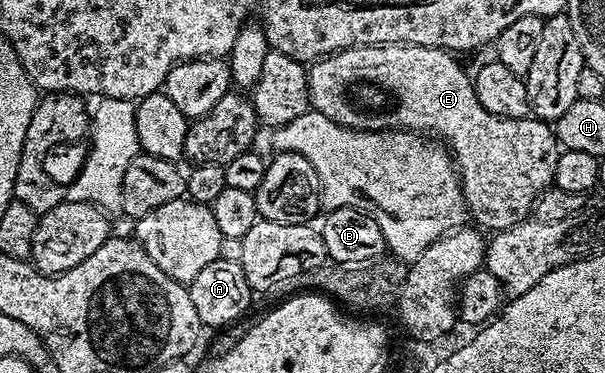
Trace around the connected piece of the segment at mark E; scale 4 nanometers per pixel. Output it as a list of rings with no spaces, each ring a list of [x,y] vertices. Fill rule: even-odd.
[[[356,46],[355,48],[347,48],[341,50],[338,54],[329,54],[326,58],[319,58],[312,63],[307,70],[307,93],[312,109],[318,110],[323,116],[327,116],[329,120],[335,120],[335,124],[346,126],[352,130],[411,130],[420,132],[425,136],[436,136],[447,147],[455,165],[458,175],[461,179],[461,191],[465,197],[465,209],[468,217],[473,218],[478,227],[485,232],[496,232],[498,230],[506,230],[515,224],[526,221],[533,213],[533,206],[537,202],[537,198],[545,190],[553,185],[553,177],[555,176],[555,164],[559,153],[559,143],[554,127],[548,121],[542,120],[536,116],[527,118],[500,118],[491,112],[487,112],[487,108],[483,108],[483,104],[479,104],[479,96],[475,96],[475,88],[473,87],[470,75],[465,75],[465,70],[456,62],[454,55],[447,50],[439,48],[431,48],[430,46]]]

